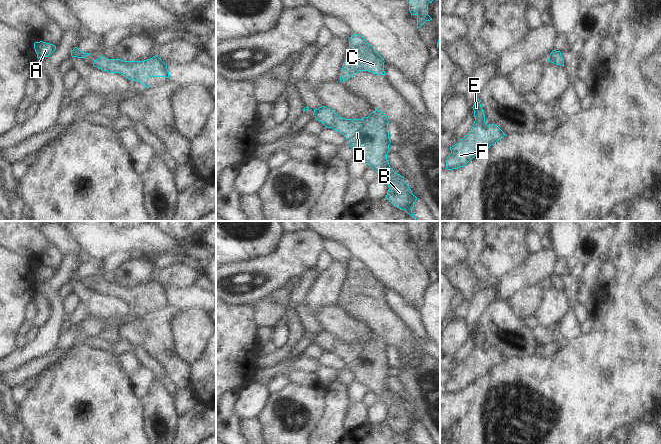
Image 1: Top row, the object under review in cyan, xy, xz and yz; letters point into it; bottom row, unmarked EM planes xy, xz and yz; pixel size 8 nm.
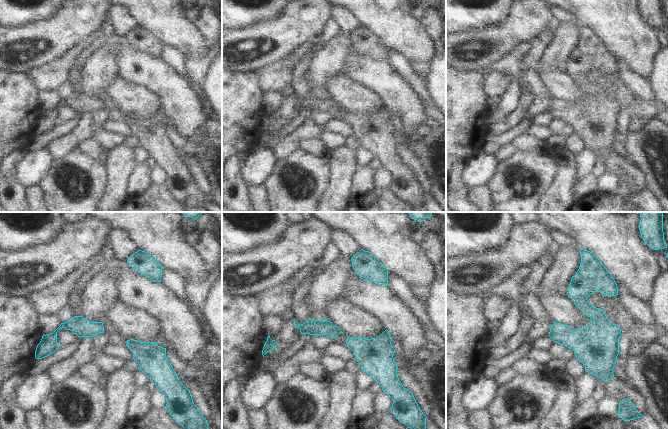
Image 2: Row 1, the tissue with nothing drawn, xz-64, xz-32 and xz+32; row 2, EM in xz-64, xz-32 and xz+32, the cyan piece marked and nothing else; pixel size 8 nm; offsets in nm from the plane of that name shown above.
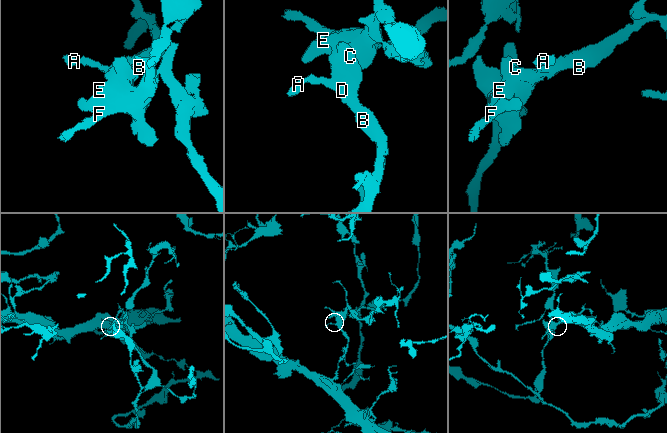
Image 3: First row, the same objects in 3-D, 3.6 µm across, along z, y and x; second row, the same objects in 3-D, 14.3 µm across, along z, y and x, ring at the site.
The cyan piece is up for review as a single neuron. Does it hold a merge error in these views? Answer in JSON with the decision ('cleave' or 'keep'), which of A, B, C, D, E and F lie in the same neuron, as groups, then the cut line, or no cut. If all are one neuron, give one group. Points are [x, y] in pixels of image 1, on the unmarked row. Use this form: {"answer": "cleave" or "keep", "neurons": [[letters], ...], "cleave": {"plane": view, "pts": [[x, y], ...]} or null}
{"answer": "keep", "neurons": [["A", "B", "C", "D", "E", "F"]], "cleave": null}

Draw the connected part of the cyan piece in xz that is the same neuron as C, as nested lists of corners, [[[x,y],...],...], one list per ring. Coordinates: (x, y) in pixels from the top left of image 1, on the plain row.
[[[353,258],[348,264],[349,276],[343,287],[340,306],[343,307],[358,295],[385,299],[384,283],[362,260]]]

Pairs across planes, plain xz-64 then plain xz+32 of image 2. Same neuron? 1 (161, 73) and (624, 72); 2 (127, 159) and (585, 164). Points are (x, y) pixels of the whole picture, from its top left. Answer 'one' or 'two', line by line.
1: two
2: two

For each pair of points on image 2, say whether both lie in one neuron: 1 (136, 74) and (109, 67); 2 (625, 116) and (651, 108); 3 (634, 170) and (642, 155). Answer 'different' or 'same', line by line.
1: different
2: same
3: different

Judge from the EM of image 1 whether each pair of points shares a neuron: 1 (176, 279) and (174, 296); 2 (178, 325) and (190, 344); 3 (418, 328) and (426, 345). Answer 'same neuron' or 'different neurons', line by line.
1: different neurons
2: same neuron
3: same neuron

